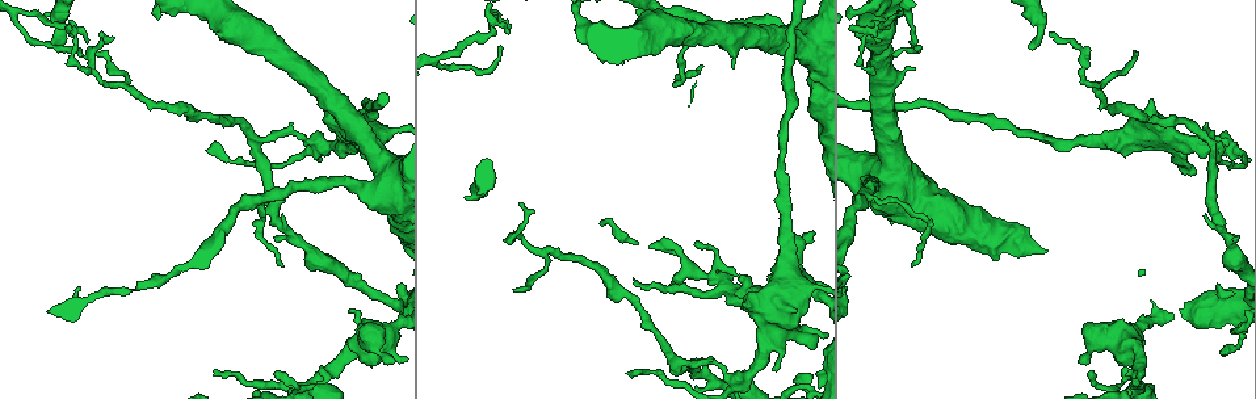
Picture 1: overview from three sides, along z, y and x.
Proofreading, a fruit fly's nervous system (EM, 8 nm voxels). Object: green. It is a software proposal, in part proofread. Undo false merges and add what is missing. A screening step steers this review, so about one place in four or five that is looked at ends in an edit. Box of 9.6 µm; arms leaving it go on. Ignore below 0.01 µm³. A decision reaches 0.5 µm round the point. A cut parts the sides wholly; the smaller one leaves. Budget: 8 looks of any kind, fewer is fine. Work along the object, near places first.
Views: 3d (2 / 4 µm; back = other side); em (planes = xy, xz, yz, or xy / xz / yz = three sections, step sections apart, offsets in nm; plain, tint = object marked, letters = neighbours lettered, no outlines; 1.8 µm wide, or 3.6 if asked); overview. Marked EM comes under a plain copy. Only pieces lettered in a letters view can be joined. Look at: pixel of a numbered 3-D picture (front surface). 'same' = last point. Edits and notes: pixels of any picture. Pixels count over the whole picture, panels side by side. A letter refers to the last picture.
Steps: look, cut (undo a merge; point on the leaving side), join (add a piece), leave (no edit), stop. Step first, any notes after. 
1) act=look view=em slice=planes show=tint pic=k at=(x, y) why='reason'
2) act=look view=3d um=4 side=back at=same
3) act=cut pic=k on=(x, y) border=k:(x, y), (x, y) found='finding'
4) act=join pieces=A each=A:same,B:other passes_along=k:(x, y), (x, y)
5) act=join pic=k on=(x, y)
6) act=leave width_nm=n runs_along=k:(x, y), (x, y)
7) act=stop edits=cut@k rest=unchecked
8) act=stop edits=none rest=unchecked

act=look view=em slice=planes show=tint pic=1 at=(744, 379) why='sudden change in width'

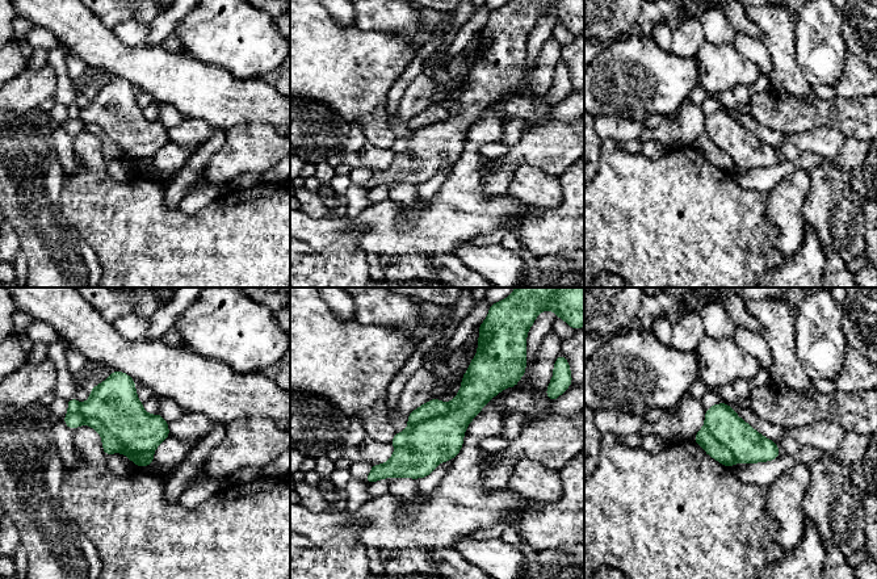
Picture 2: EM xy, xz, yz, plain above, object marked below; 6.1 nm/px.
act=look view=em slice=planes show=letters at=same why='what lies round it'

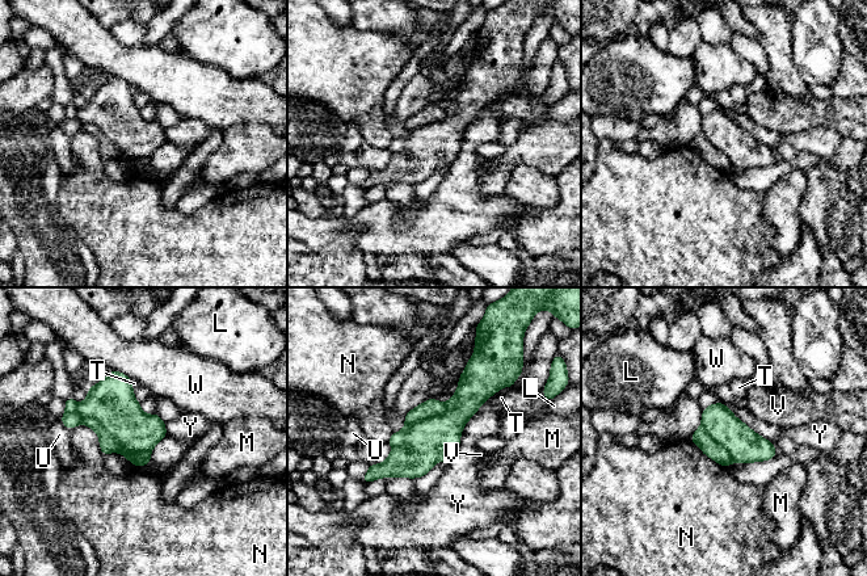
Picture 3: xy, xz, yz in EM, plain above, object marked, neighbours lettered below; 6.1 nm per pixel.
act=cut pic=3 on=(437, 438) width_nm=300 each=L:other,M:other,N:other,T:other,U:other,V:other,W:other,Y:other border=3:(446, 403), (394, 448) found='a second neuron is stuck on'

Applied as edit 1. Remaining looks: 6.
act=look view=overview why='see it whole again'

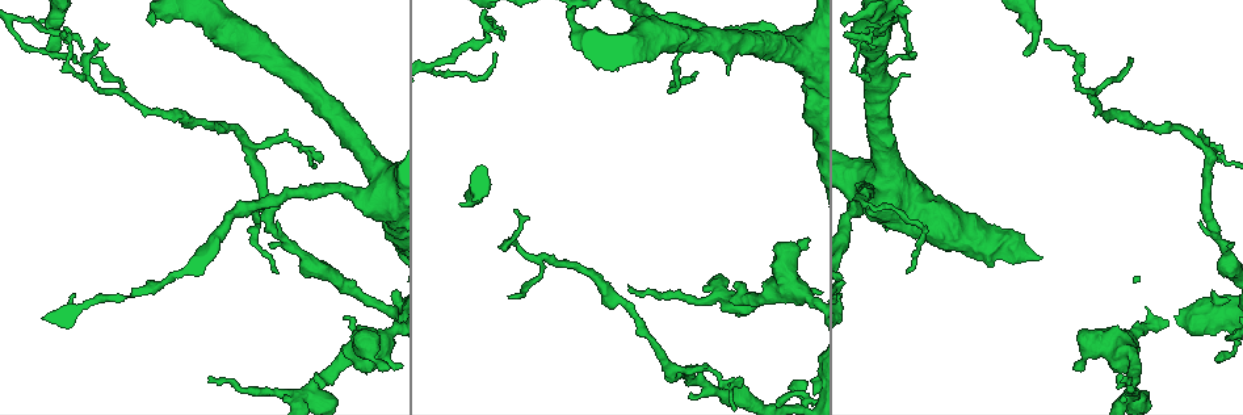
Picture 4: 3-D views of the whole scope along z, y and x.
act=look view=3d um=2 side=back pic=4 at=(1025, 54) why='end of a long branch'

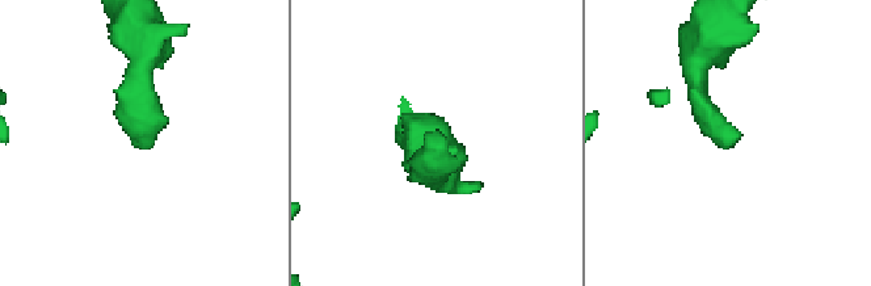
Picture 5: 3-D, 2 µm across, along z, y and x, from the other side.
act=look view=em slice=planes show=tint pic=5 at=(441, 138)

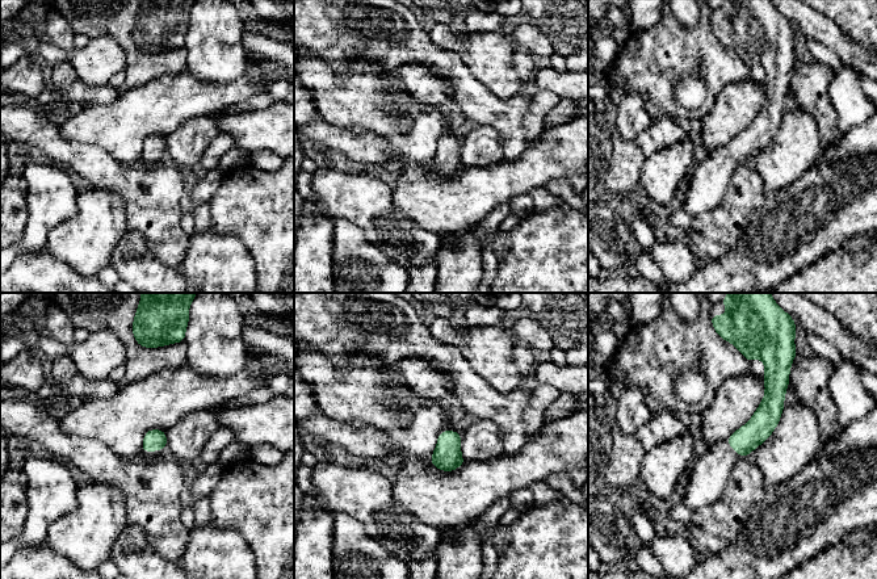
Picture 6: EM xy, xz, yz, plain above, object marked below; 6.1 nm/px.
act=look view=em slice=planes show=letters at=same

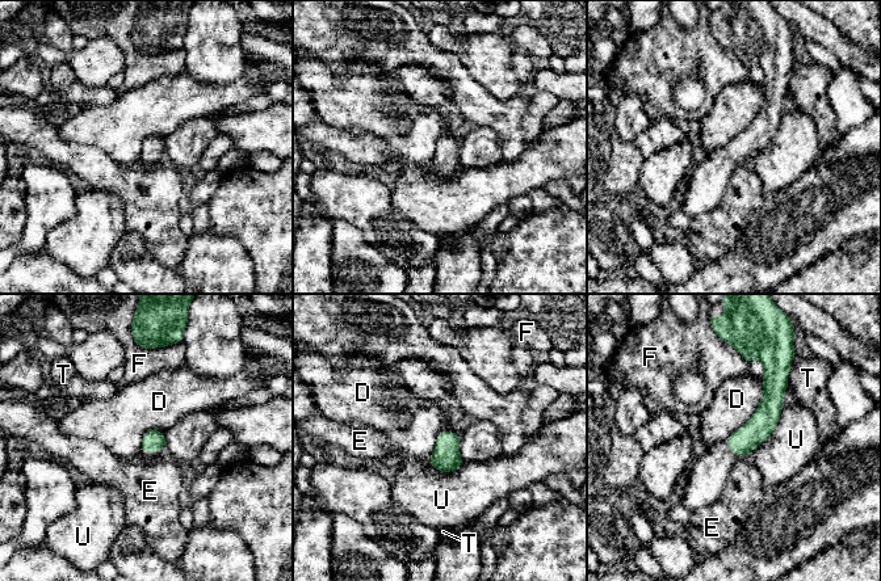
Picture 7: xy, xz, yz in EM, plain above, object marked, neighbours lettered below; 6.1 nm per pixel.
act=leave each=D:other,E:other,F:other,T:other,U:other border=7:(762, 379), (760, 403), (725, 442) found='no lettered piece goes on from it'

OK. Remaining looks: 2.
act=look view=em slice=planes show=letters pic=4 at=(207, 379) why='free end'

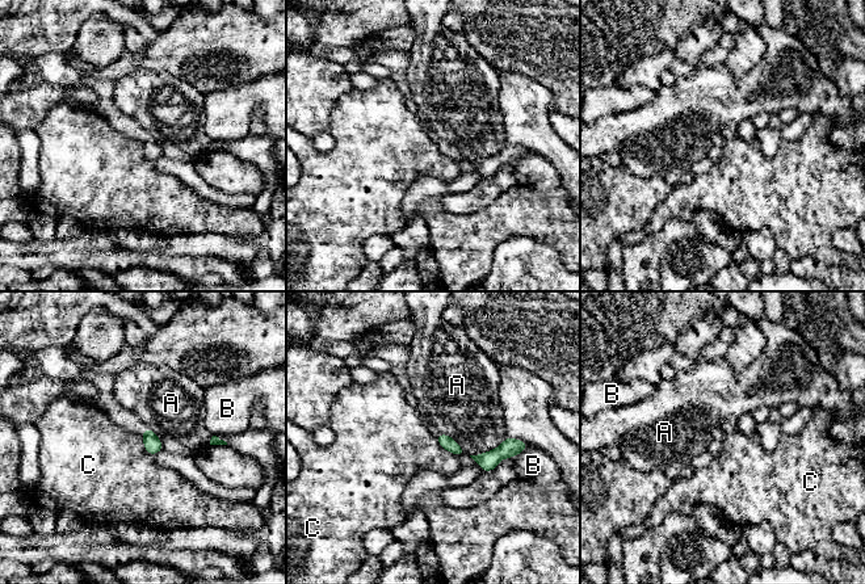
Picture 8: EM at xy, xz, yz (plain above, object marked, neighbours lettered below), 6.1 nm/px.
act=leave longest_contact=A:260nm each=A:other,B:other,C:other found='none of them fits'

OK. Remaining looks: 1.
act=stop edits=cut@3 rest=unchecked

